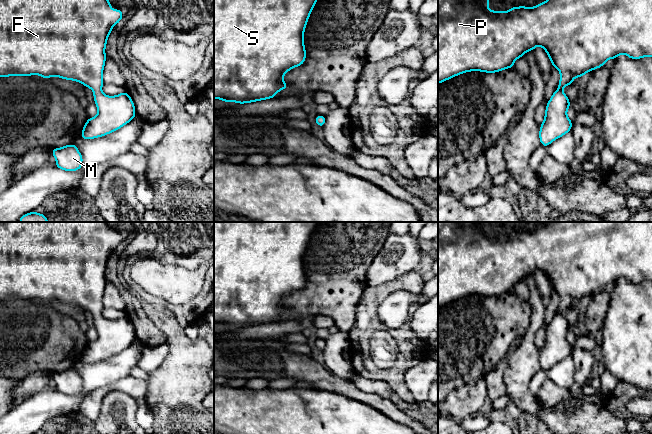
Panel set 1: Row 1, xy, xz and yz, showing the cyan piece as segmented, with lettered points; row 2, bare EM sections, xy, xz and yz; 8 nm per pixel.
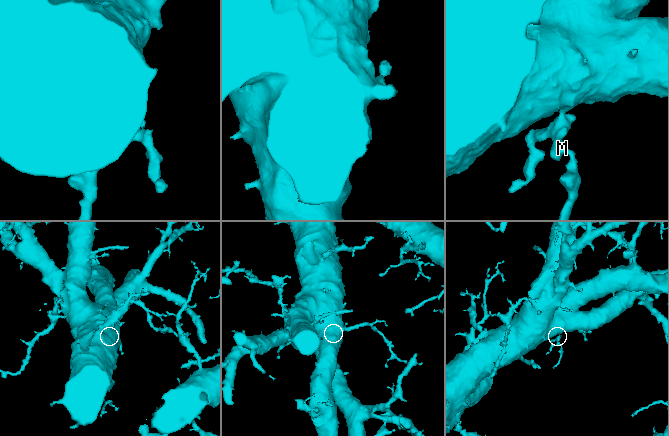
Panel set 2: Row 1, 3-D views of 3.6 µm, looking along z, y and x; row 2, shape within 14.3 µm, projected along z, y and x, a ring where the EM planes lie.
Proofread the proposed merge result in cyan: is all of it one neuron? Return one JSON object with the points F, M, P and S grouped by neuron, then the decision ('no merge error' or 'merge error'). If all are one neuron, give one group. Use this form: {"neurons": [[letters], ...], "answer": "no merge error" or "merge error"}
{"neurons": [["F", "M", "P", "S"]], "answer": "no merge error"}

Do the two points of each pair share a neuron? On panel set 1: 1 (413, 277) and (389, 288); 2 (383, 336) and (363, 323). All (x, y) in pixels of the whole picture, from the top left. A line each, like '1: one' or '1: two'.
1: one
2: two

